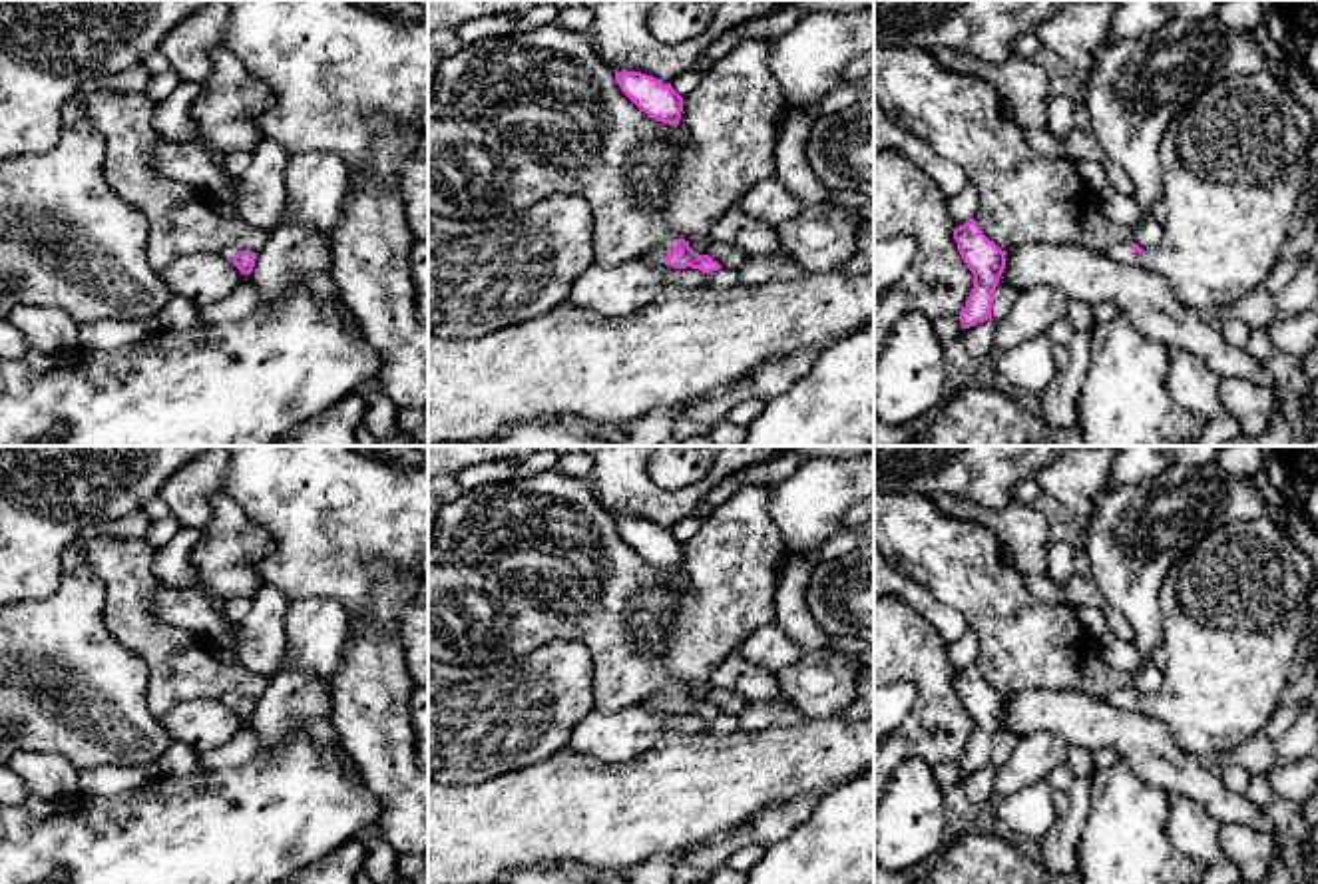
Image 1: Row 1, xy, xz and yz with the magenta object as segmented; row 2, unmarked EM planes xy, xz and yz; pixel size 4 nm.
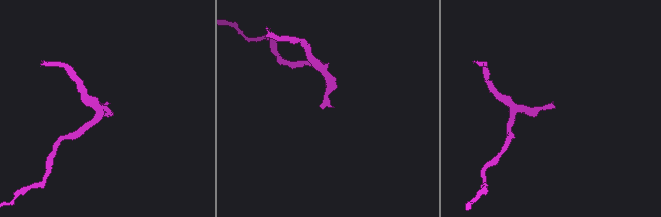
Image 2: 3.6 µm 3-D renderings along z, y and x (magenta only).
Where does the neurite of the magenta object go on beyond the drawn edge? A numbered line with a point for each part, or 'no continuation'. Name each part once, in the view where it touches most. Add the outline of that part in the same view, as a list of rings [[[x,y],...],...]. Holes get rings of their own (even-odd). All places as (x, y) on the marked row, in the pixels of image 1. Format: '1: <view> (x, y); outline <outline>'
1: xz (659, 253); outline [[[673,235],[669,241],[665,241],[655,251],[647,253],[643,259],[653,261],[653,263],[663,263],[665,257],[677,247],[677,241],[679,239]]]

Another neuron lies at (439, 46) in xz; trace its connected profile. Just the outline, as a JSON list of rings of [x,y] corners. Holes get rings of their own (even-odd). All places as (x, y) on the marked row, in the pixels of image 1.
[[[428,36],[428,66],[436,68],[464,44],[456,36]]]

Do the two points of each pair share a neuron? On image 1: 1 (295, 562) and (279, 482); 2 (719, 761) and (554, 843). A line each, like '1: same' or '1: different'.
1: same
2: same

